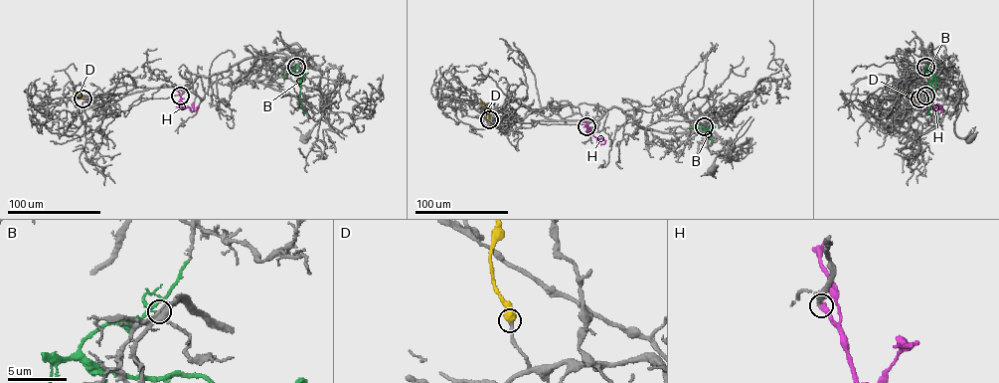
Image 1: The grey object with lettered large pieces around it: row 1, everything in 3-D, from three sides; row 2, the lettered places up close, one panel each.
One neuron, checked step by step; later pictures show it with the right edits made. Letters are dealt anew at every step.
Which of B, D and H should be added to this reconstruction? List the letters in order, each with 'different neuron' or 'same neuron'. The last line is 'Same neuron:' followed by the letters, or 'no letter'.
B: different neuron
D: same neuron
H: same neuron
Same neuron: D, H

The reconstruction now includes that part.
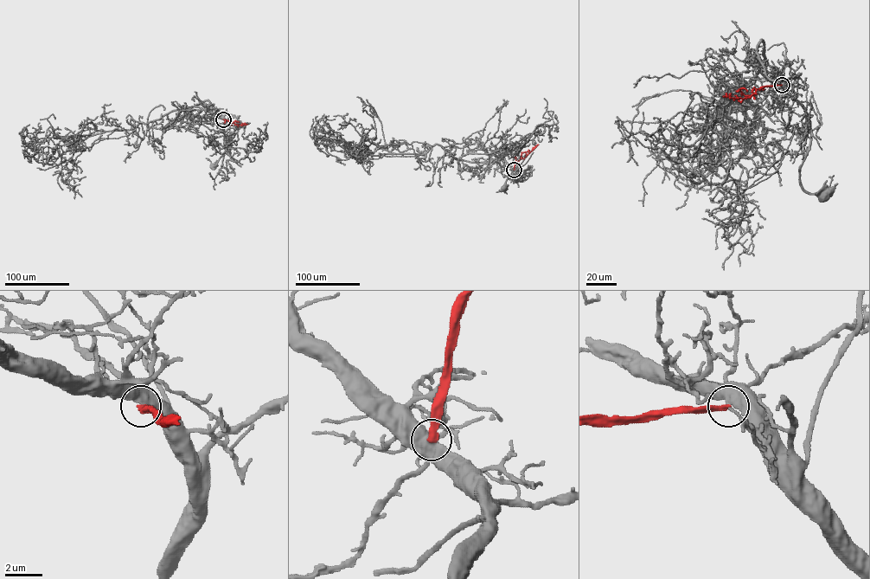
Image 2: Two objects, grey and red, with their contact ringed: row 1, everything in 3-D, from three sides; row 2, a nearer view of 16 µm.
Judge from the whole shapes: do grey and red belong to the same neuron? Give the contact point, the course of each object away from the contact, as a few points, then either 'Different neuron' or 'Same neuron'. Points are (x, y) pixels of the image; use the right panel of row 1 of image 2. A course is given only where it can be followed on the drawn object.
Place: (782, 85). Course of grey: (782, 84), (801, 104), (810, 131), (809, 149), (800, 167), (800, 183), (808, 192), (823, 196). Course of red: (782, 85), (764, 86), (745, 98), (723, 96). Different neuron

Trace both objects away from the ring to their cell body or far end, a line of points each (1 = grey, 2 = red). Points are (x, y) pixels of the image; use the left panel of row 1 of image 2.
1: (223, 119), (226, 149), (214, 167)
2: (223, 119), (238, 125), (247, 124)

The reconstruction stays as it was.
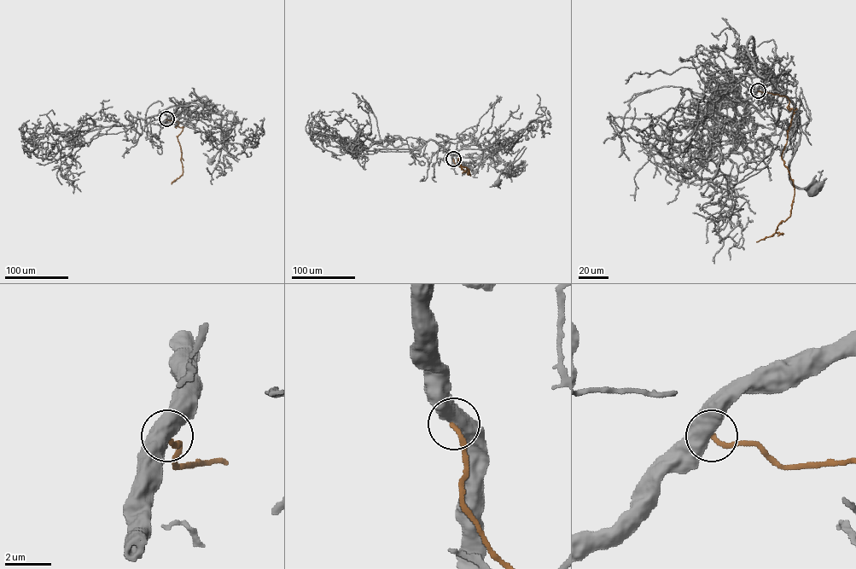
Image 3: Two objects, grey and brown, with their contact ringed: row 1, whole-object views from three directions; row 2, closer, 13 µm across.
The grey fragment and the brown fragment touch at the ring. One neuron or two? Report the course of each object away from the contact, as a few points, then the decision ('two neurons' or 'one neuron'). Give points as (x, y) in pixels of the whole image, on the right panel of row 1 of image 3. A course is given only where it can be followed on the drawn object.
course grey (758, 90), (779, 81), (749, 66), (751, 37), (754, 70), (790, 100), (799, 119), (789, 178), (812, 190); course brown (758, 90), (785, 95), (787, 107), (794, 110), (782, 158), (794, 194), (790, 215), (771, 236), (756, 241); two neurons

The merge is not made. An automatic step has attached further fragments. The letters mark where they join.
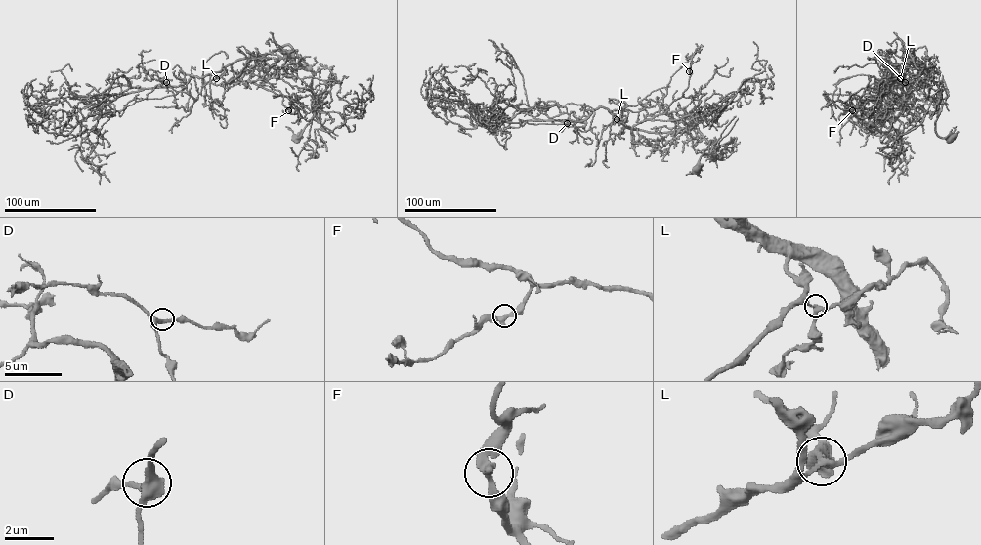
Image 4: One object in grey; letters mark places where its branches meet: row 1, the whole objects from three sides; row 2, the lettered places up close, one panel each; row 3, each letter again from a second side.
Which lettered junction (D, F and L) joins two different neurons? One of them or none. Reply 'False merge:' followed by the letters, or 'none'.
False merge: none

